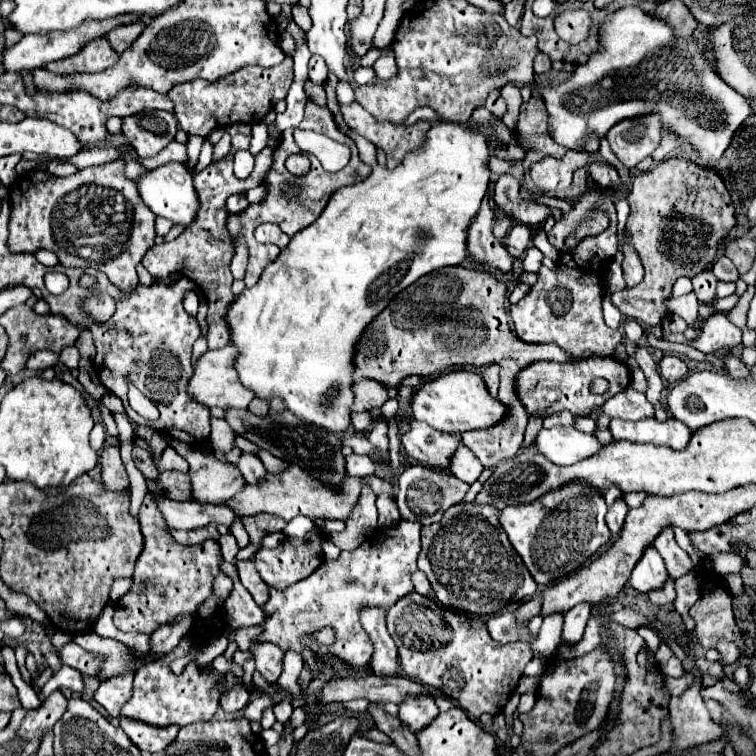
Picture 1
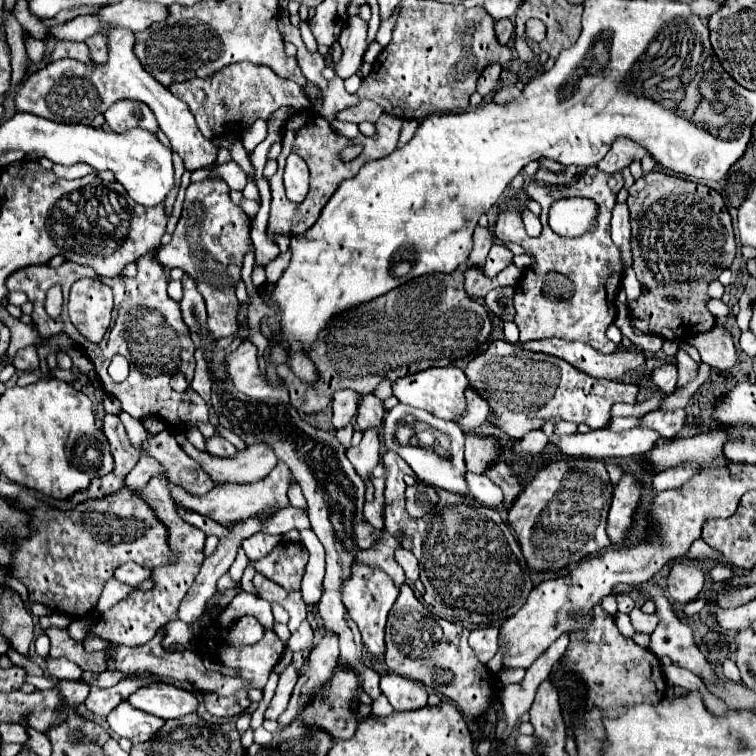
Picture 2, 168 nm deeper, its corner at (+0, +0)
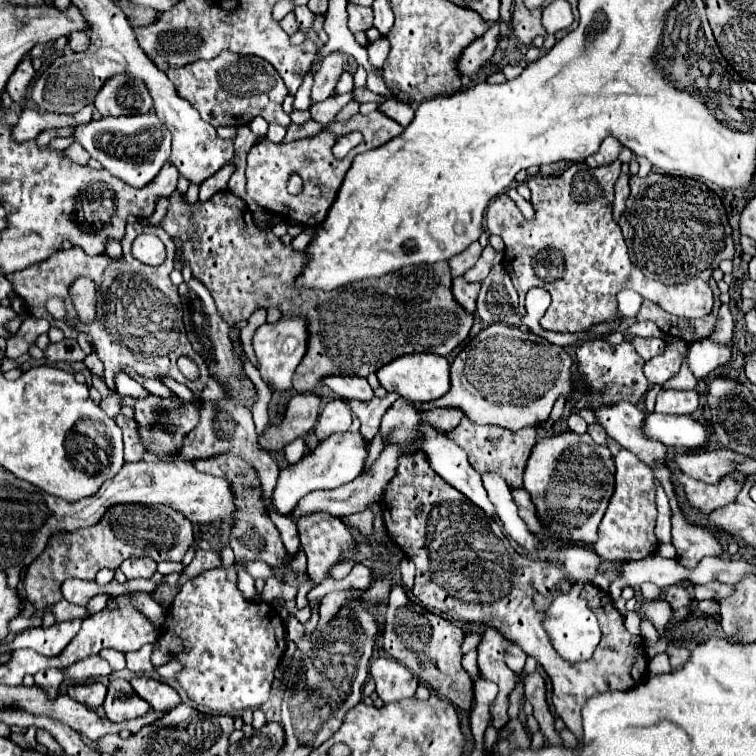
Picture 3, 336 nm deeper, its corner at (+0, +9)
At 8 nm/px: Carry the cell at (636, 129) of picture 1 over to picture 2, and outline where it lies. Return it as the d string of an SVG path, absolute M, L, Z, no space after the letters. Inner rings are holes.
M617 139L617 143L611 145L609 153L597 163L597 167L605 173L617 173L643 157L645 157L643 147L637 147L637 143L633 143L631 139Z

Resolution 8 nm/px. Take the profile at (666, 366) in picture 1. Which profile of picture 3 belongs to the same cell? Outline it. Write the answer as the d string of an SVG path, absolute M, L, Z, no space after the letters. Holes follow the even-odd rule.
M669 340L665 354L659 354L657 358L651 358L645 362L645 376L651 384L665 384L669 378L673 378L683 362L683 354L687 352L687 344L681 340Z

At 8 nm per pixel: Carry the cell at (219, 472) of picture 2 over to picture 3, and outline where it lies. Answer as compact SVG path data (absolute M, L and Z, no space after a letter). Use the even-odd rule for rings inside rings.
M295 394L281 424L267 424L257 442L265 452L281 452L297 436L305 436L317 424L319 394Z

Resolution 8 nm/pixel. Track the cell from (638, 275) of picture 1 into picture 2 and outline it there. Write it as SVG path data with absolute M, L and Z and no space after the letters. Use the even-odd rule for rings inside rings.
M617 203L613 207L613 217L611 217L611 239L617 247L621 247L623 251L623 263L625 269L631 267L631 243L629 243L629 235L631 235L631 227L629 227L629 211L627 211L627 203Z

